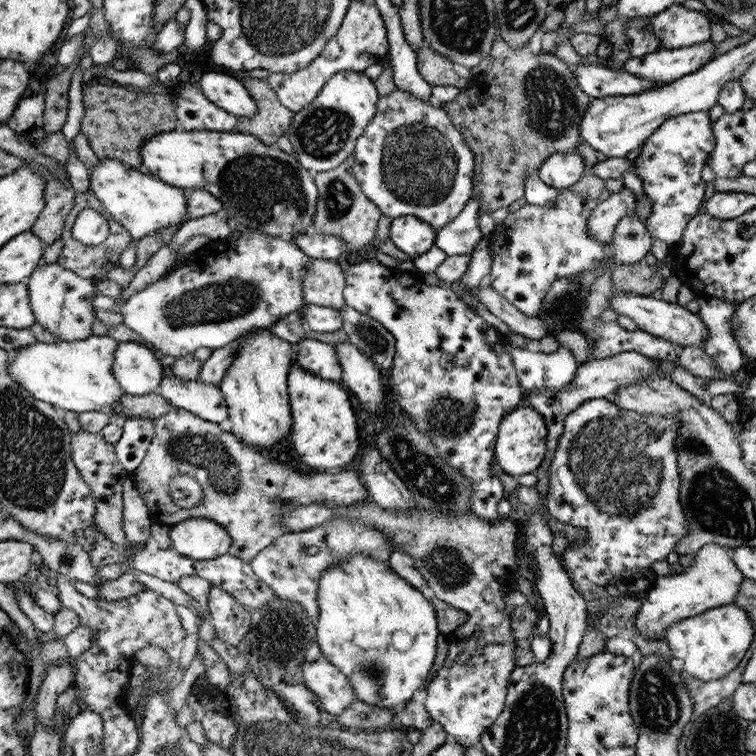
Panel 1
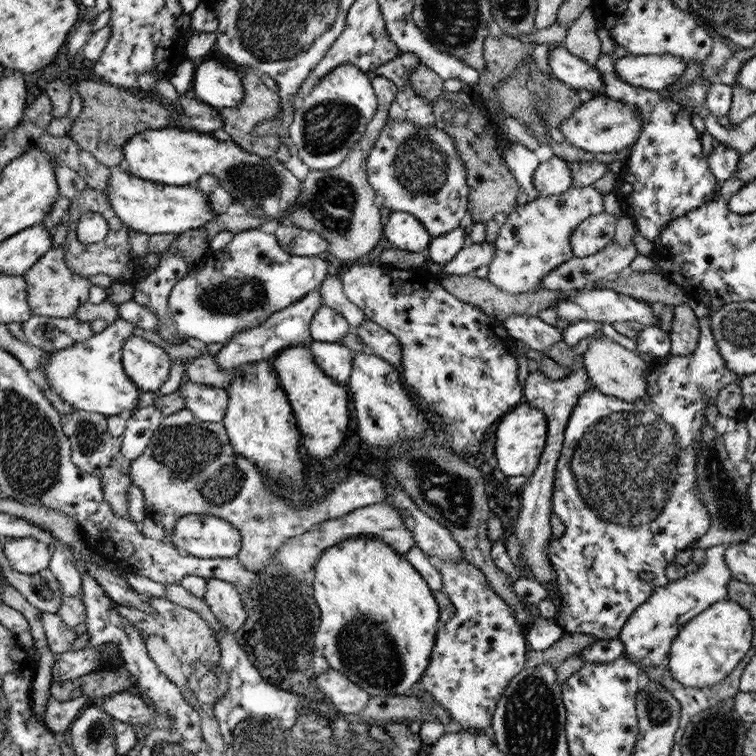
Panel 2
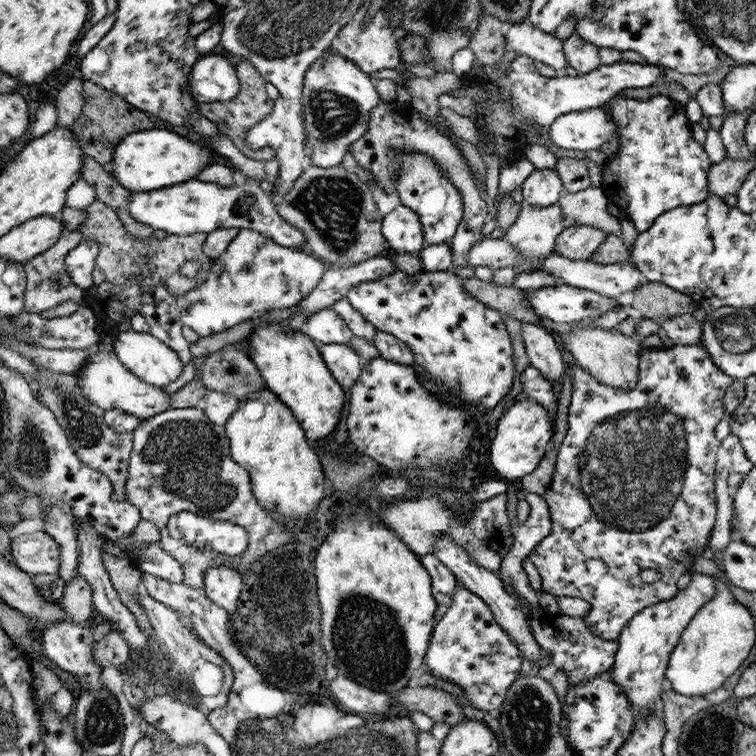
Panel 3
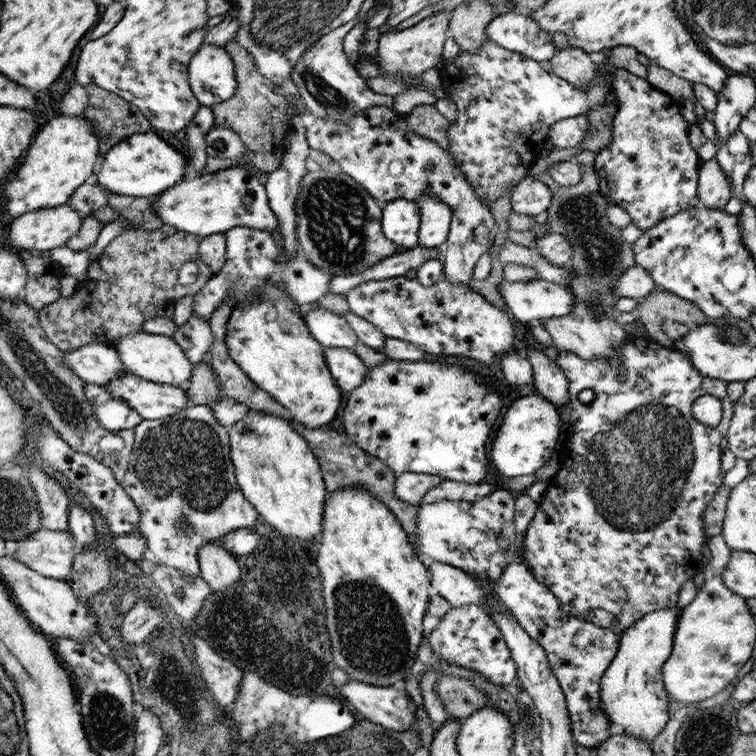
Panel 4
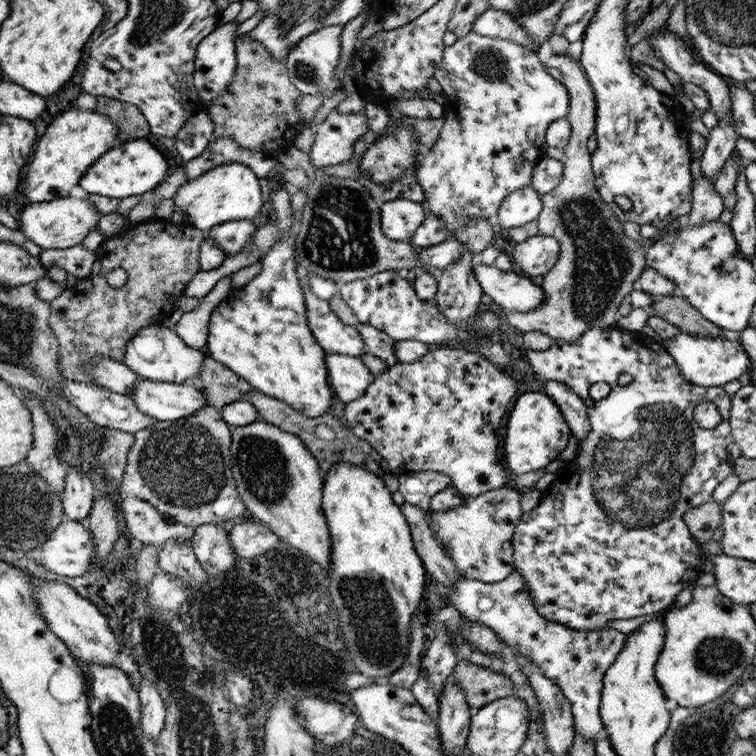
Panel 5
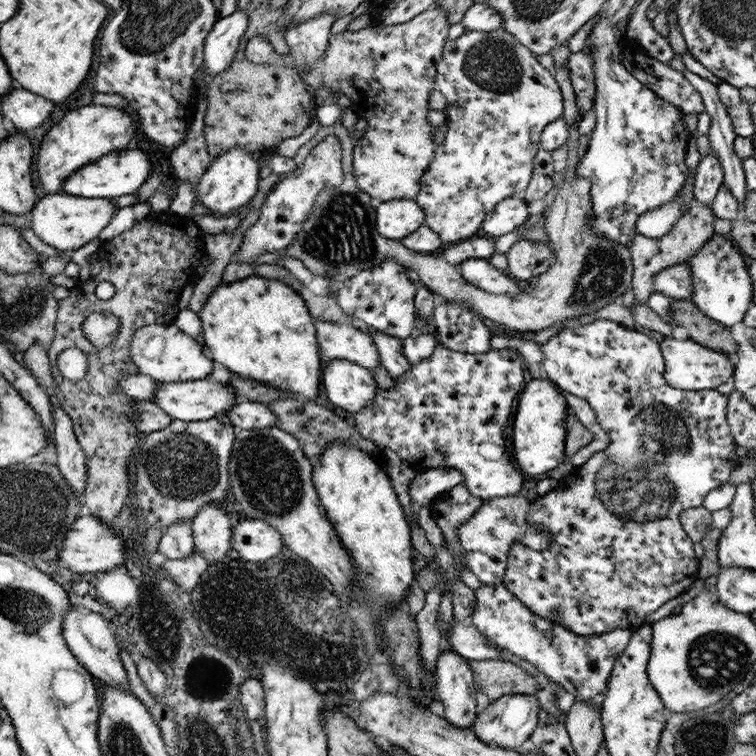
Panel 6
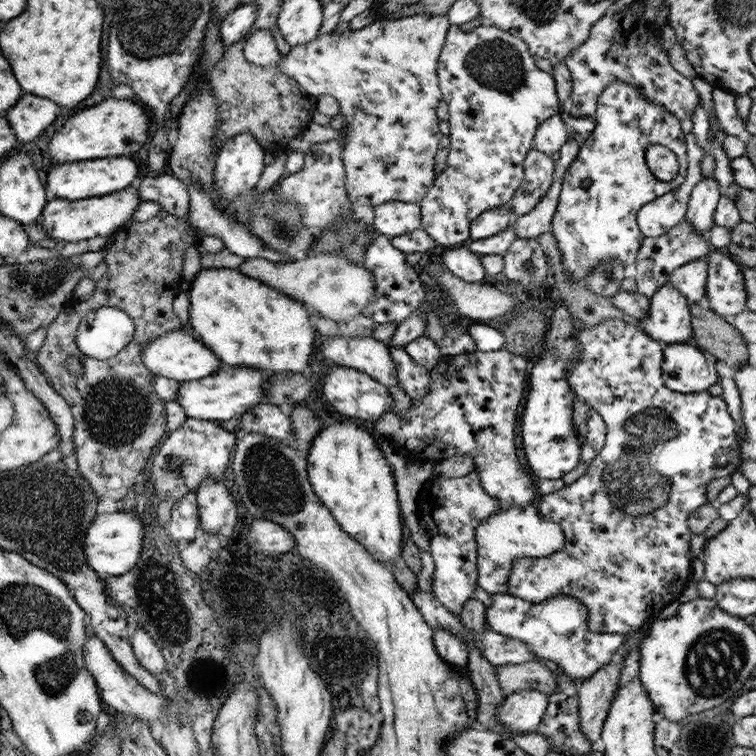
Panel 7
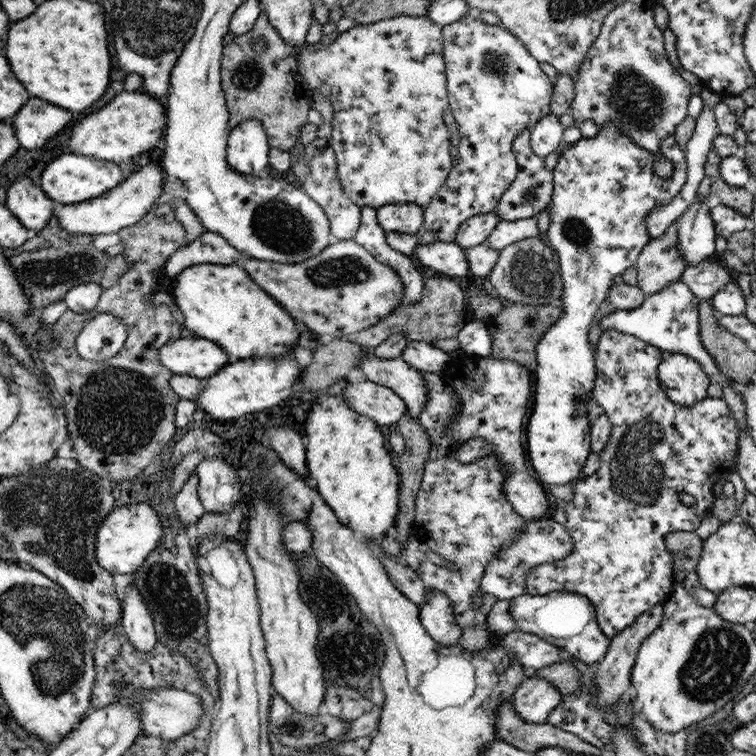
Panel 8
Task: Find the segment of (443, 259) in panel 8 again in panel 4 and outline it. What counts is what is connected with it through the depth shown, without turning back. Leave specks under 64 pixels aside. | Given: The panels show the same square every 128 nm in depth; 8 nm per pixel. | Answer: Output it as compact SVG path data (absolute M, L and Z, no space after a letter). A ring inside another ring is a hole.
M502 278L498 289L507 305L507 310L519 322L528 323L529 321L556 318L556 316L566 316L568 312L572 312L574 304L576 304L576 299L568 288L540 278L524 282L508 282Z

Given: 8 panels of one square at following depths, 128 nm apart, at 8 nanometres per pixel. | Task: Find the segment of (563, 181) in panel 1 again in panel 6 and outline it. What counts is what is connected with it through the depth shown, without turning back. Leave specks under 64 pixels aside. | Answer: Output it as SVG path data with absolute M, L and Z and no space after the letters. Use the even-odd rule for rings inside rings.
M516 195L501 200L491 213L484 216L480 224L479 234L489 234L492 237L499 237L516 230L522 226L528 216L528 203L522 195Z

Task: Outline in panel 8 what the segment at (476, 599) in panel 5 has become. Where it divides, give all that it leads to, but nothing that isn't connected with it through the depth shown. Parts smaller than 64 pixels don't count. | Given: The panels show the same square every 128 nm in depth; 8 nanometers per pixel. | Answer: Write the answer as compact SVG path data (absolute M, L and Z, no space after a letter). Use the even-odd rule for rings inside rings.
M552 591L545 595L530 596L524 593L512 599L510 617L516 620L516 631L536 634L542 640L560 648L570 658L576 658L584 664L595 664L604 658L611 637L606 636L596 620L592 603L581 594Z

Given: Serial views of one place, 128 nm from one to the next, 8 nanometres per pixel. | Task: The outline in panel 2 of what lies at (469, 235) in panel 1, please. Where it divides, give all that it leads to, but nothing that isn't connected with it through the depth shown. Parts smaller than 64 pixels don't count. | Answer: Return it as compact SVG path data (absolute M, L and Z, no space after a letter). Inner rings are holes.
M462 223L450 232L432 238L427 248L429 250L428 258L440 265L448 263L448 261L452 260L469 243L467 237L466 227Z

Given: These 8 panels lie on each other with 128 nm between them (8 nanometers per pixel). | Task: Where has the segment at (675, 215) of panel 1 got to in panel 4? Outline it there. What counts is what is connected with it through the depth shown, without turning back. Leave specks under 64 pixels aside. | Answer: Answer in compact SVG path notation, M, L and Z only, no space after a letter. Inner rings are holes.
M606 60L600 63L599 70L606 71L612 77L612 90L606 103L616 101L617 104L612 122L612 141L596 152L593 166L599 178L600 194L624 209L631 216L631 223L644 230L680 211L700 206L698 168L701 160L688 140L690 123L680 113L680 98L659 91L645 78L636 76L624 68L614 67Z

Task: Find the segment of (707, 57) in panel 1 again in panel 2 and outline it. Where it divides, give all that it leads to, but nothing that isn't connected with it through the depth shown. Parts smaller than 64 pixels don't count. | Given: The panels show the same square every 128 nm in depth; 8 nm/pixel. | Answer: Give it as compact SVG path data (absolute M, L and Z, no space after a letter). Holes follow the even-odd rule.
M626 55L614 62L616 75L622 81L643 89L665 91L686 72L686 61L680 55Z

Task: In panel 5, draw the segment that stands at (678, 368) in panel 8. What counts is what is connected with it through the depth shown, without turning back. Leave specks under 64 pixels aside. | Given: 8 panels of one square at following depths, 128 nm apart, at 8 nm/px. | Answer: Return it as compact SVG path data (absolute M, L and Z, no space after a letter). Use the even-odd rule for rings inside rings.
M678 334L661 342L669 356L676 360L677 368L688 382L709 388L722 388L732 380L738 380L742 374L750 371L750 358L741 340L727 338L708 338L692 334Z

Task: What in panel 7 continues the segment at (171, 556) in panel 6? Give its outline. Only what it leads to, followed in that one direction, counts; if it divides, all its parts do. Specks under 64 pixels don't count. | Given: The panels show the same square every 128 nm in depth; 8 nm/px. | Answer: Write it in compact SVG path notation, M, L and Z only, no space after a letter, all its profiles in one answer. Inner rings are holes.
M188 492L172 507L171 518L166 527L168 536L175 545L188 544L198 534L200 516L198 516L196 497L197 492Z

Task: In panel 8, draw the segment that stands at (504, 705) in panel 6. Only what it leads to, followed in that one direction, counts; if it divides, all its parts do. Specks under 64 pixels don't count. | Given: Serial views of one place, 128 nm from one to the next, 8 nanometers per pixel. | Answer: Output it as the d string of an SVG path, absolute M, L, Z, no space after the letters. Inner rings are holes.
M524 678L516 687L511 705L520 718L534 724L546 722L546 717L562 701L562 694L554 684L544 678Z

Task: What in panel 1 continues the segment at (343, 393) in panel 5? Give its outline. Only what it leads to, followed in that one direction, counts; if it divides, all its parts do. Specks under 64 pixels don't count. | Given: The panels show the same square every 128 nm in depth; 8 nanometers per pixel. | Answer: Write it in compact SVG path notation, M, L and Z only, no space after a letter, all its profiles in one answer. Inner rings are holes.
M305 339L295 345L295 350L294 360L303 370L325 380L340 382L343 379L343 369L332 345Z

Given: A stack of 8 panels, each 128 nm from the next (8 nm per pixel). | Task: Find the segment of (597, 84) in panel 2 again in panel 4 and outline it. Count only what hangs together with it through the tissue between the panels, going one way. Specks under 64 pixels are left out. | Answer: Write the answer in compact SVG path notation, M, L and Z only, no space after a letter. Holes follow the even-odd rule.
M510 10L496 14L486 28L489 40L510 52L532 57L536 62L551 60L558 51L552 35L539 27L532 17L524 17Z

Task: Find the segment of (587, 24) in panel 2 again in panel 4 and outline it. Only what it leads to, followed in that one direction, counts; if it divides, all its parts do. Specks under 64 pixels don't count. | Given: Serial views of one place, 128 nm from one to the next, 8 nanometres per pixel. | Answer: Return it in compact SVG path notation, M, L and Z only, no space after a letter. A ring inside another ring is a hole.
M578 47L559 49L550 61L552 73L570 81L578 90L586 89L599 70L599 65L590 59L589 53Z

